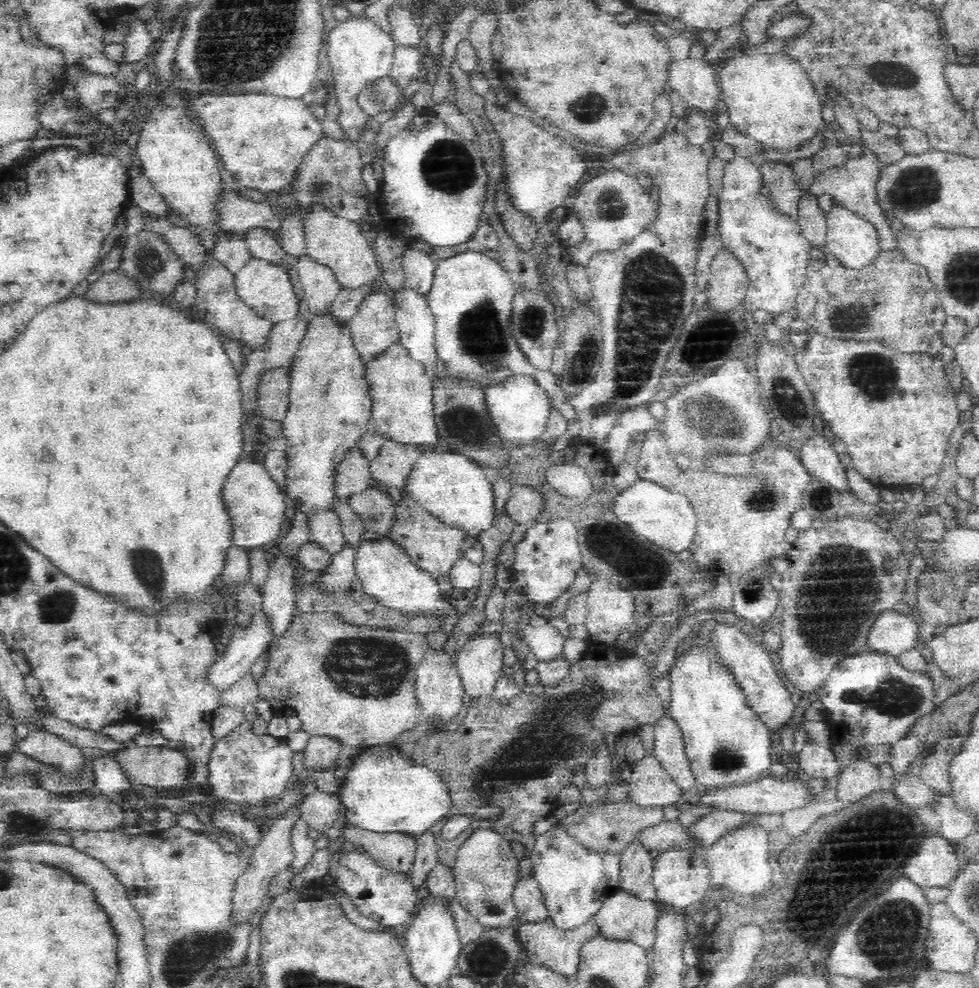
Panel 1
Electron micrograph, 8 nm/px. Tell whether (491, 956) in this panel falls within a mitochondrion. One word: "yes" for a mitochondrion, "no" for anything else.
yes

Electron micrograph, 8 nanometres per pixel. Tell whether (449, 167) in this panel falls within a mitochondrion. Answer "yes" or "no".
yes

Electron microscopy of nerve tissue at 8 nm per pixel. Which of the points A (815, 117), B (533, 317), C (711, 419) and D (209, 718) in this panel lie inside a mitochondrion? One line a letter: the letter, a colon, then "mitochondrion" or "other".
A: other
B: mitochondrion
C: mitochondrion
D: other

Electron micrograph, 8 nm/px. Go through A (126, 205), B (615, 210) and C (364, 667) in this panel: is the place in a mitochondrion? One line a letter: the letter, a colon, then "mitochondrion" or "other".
A: other
B: mitochondrion
C: mitochondrion

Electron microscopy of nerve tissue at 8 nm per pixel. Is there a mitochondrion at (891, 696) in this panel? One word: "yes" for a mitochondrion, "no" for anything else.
yes

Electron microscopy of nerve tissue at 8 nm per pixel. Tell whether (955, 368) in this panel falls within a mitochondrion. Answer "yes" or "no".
no

